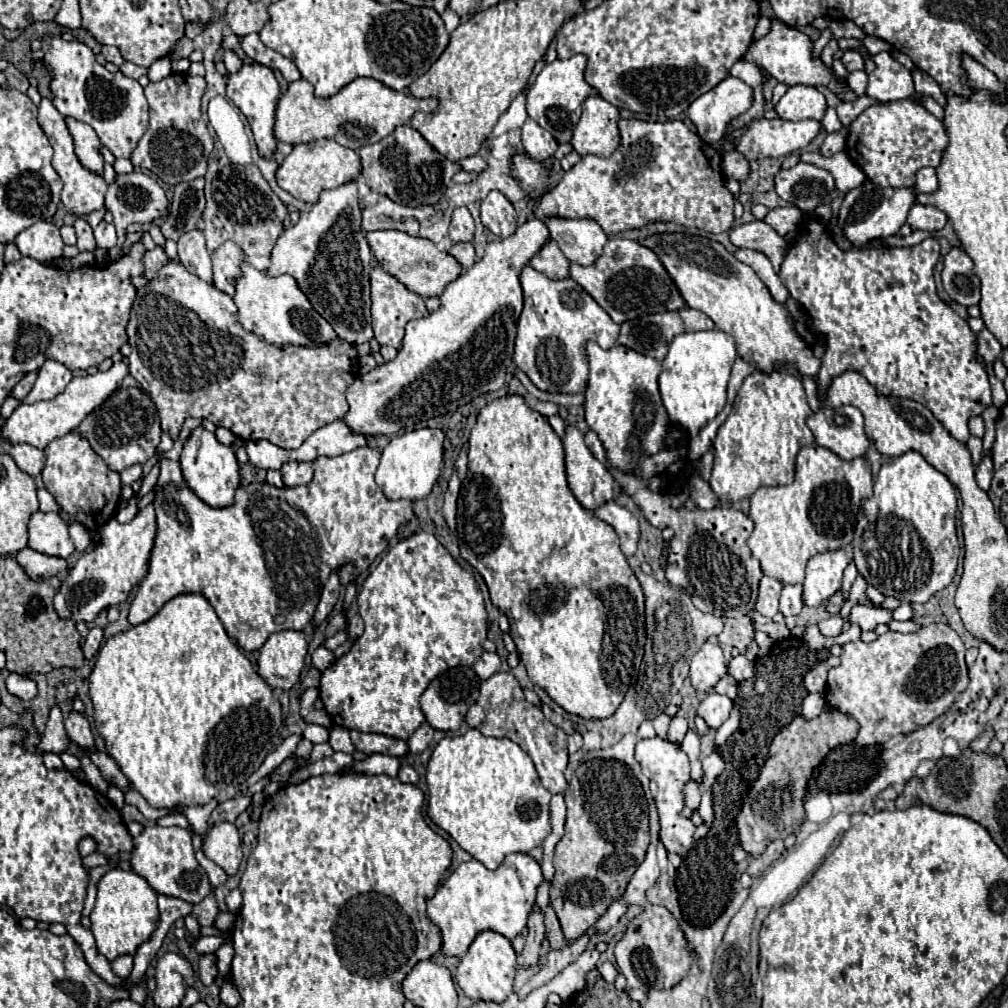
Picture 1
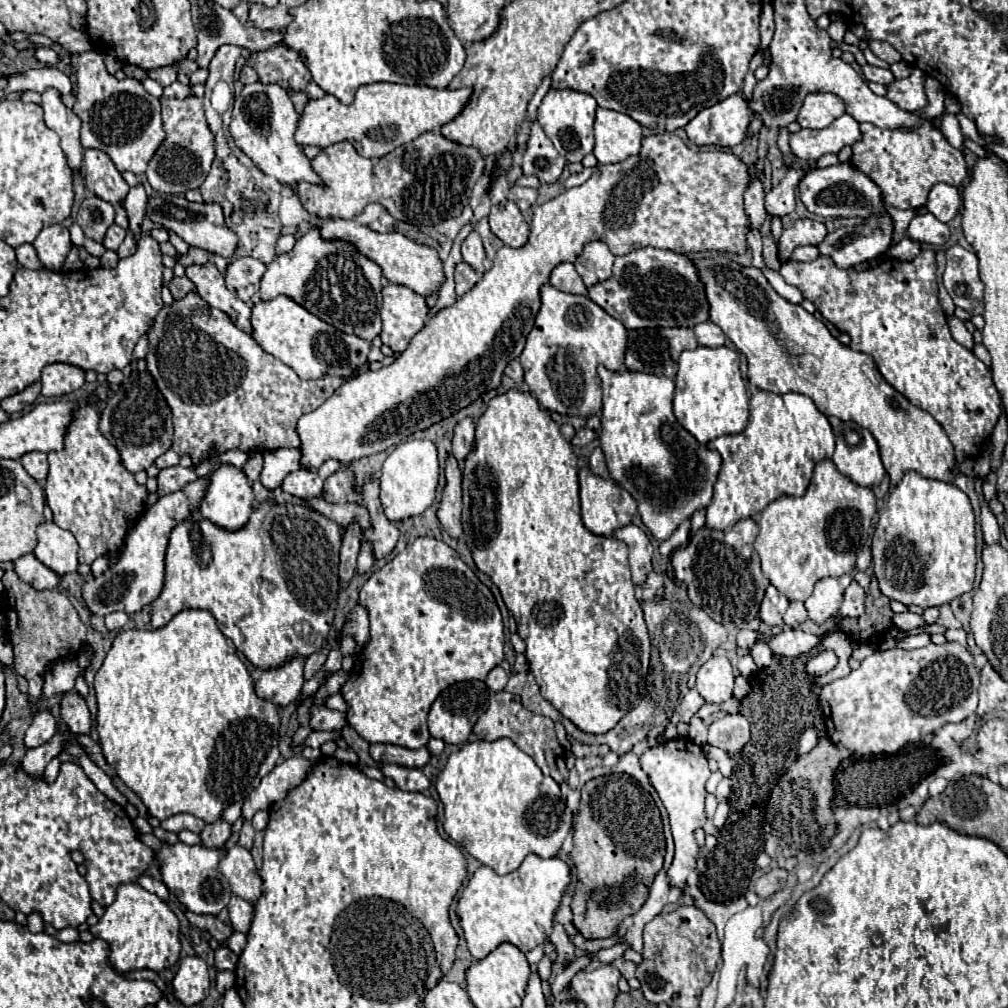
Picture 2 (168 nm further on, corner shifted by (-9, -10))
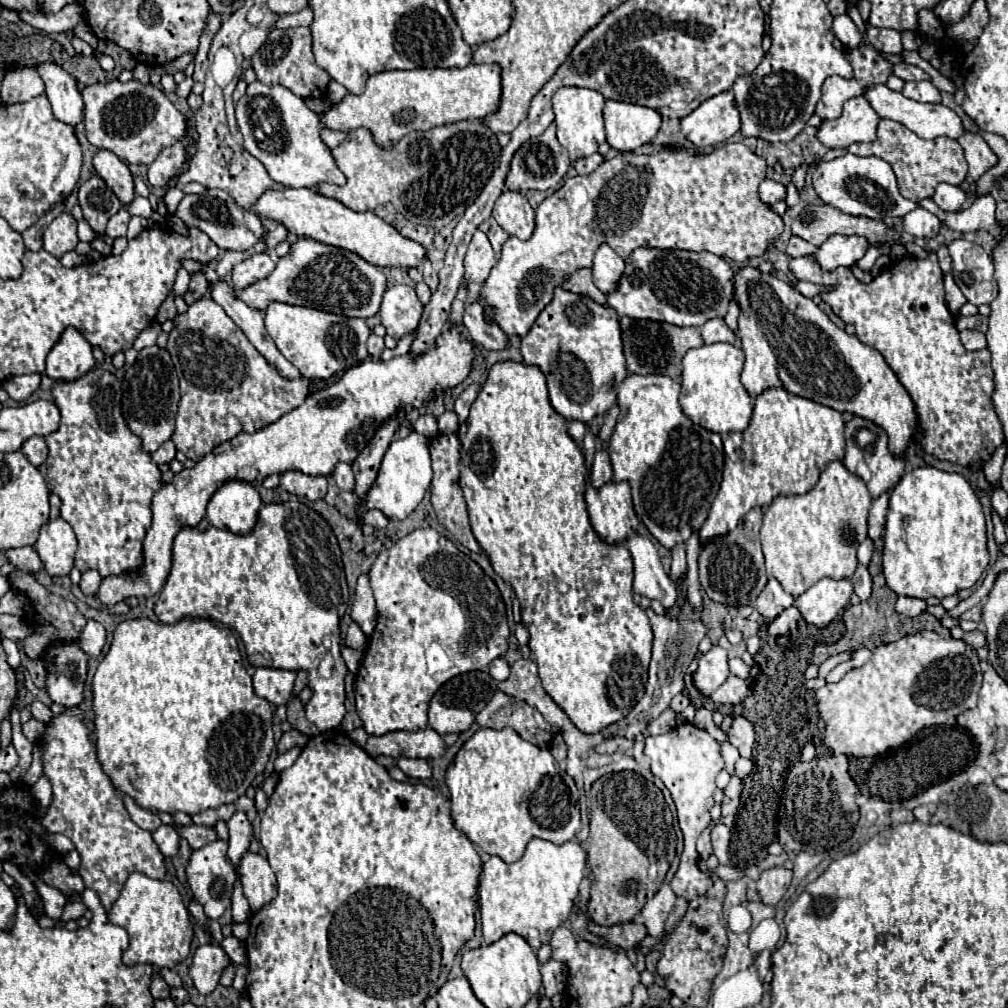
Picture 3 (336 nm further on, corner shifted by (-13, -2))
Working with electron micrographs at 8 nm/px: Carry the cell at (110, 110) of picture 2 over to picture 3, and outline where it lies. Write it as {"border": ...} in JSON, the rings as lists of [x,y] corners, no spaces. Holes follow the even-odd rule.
{"border":[[[139,81],[97,83],[83,89],[83,101],[89,143],[115,153],[125,163],[149,165],[163,147],[171,147],[185,137],[185,117],[153,85],[141,85]]]}

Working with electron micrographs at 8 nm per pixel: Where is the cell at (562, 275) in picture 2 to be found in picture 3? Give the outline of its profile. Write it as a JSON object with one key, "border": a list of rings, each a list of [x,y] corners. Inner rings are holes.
{"border":[[[579,269],[579,271],[575,271],[561,287],[567,289],[567,291],[571,291],[571,293],[587,295],[587,297],[591,297],[593,301],[597,301],[599,305],[605,305],[605,295],[593,285],[591,269]]]}

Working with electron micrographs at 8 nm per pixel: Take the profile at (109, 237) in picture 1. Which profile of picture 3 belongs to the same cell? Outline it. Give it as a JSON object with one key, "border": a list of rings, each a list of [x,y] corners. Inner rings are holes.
{"border":[[[121,209],[117,215],[113,215],[113,217],[109,219],[105,233],[107,233],[111,239],[125,237],[125,233],[127,233],[127,223],[129,223],[129,217],[131,217],[131,215],[127,213],[127,209]]]}

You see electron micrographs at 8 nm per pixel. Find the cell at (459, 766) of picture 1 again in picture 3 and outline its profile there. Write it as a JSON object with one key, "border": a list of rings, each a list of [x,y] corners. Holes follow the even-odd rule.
{"border":[[[505,727],[501,731],[479,729],[455,755],[451,767],[447,769],[445,781],[451,789],[451,817],[455,827],[463,831],[485,853],[497,855],[505,863],[519,861],[531,837],[561,845],[565,841],[571,841],[581,831],[579,809],[571,805],[569,789],[563,783],[557,761],[553,759],[549,749],[539,749],[537,745],[523,741],[511,727]]]}

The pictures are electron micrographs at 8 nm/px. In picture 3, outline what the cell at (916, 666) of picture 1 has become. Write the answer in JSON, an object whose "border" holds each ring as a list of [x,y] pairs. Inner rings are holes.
{"border":[[[919,631],[905,635],[899,641],[873,649],[871,659],[851,669],[837,683],[827,683],[817,689],[817,707],[821,721],[825,723],[823,747],[833,755],[847,757],[876,757],[896,749],[910,741],[921,729],[941,725],[959,713],[977,705],[977,693],[981,689],[983,671],[973,647],[957,639],[943,639],[935,631]]]}

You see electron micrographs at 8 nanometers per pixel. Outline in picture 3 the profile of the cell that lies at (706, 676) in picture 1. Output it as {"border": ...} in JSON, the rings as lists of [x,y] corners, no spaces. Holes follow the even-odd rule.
{"border":[[[713,645],[709,653],[699,659],[699,667],[693,675],[693,683],[701,695],[709,697],[729,675],[727,651],[719,645]]]}

